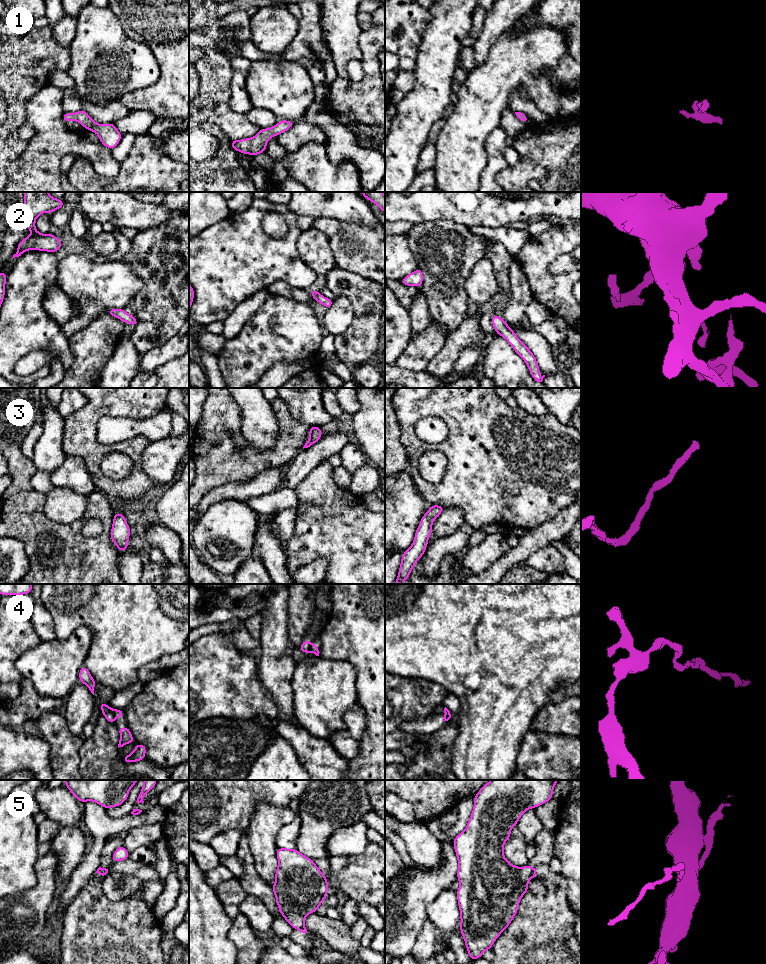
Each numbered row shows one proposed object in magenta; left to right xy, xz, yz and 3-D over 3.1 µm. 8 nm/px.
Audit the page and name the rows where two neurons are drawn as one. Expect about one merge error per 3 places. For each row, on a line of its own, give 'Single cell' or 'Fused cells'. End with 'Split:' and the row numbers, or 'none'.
1: Single cell
2: Single cell
3: Single cell
4: Fused cells
5: Fused cells
Split: 4, 5

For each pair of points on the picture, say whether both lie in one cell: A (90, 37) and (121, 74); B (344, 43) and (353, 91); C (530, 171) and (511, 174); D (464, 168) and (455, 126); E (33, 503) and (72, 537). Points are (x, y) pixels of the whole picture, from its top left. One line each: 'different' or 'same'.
A: same
B: different
C: same
D: same
E: same

